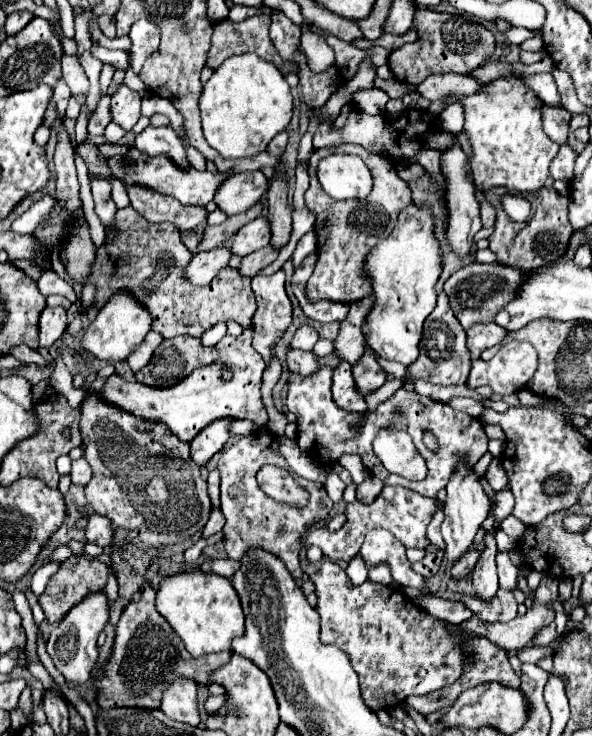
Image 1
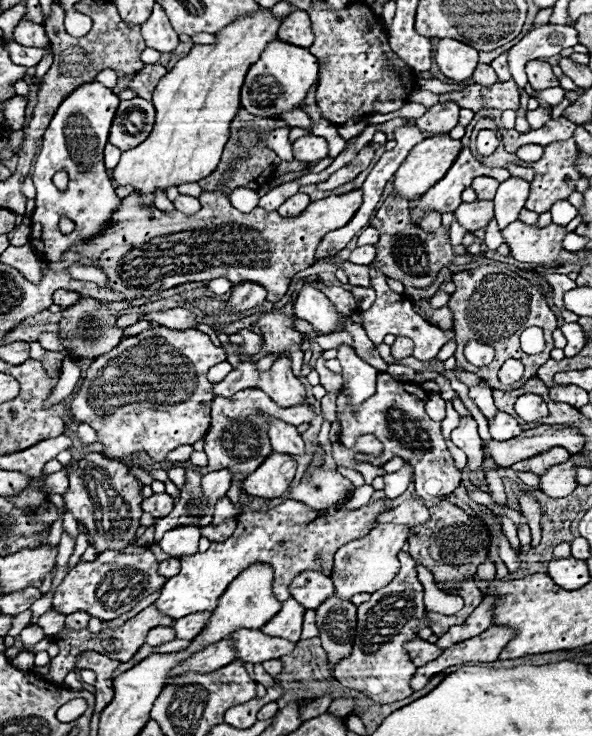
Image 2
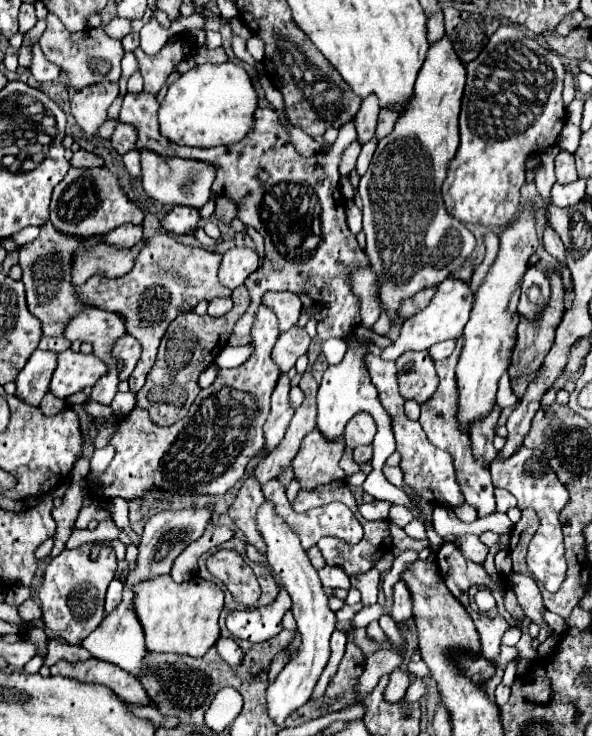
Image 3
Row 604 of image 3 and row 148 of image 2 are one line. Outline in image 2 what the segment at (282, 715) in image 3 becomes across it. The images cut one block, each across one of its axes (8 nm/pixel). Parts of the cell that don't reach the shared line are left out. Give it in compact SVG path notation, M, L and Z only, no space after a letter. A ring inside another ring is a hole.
M306 134L302 138L298 138L292 144L294 150L294 158L300 162L320 162L328 156L328 142L322 136L314 136L314 134Z

